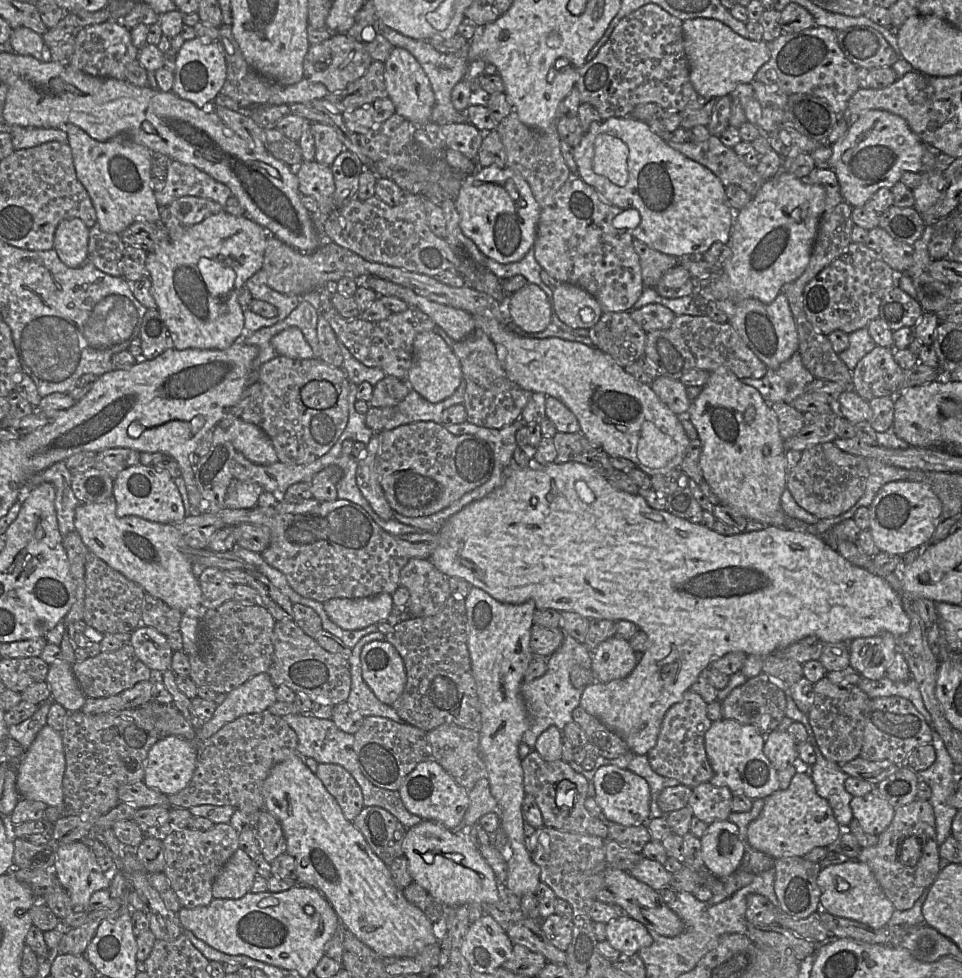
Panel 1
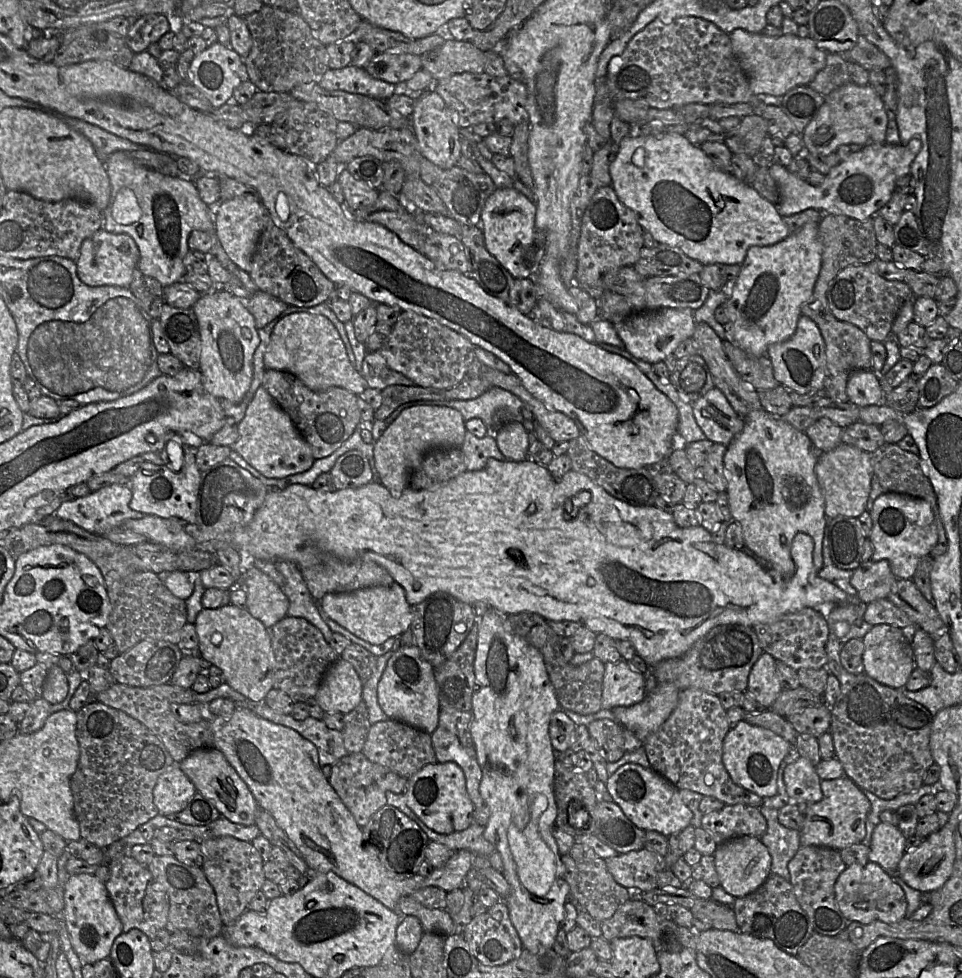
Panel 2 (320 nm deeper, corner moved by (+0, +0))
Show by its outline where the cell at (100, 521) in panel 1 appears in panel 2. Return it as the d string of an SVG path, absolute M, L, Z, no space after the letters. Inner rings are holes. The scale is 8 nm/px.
M112 484L90 492L87 496L63 502L56 511L56 517L71 521L92 534L104 536L112 529L121 527L126 520L141 519L145 516L130 508L131 498L132 491L129 486Z

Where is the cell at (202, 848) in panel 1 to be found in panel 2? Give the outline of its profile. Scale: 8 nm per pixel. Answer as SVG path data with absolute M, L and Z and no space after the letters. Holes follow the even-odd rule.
M232 836L206 839L200 842L203 855L203 870L213 887L222 922L225 926L233 924L247 909L266 880L263 871L264 860L251 842Z

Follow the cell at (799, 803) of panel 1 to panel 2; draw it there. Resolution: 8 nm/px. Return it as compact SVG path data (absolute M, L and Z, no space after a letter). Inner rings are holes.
M848 776L837 779L821 780L823 798L809 803L804 809L804 824L800 829L802 846L822 846L840 851L853 844L860 844L866 836L866 820L871 803L863 790Z

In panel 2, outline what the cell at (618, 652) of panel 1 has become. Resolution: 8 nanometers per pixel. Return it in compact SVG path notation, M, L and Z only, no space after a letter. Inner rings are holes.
M629 662L605 663L602 688L602 709L632 706L646 697L644 674L633 669Z

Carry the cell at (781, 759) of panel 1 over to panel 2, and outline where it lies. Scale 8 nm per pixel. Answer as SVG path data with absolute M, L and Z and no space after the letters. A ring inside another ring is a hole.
M800 756L788 764L783 771L783 776L787 793L793 799L789 804L814 803L823 798L821 779L815 766L807 758Z

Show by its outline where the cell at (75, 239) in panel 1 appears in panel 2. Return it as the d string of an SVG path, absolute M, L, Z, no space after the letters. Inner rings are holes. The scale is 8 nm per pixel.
M100 229L83 241L80 256L76 261L77 273L80 280L88 286L111 285L129 288L138 260L139 250L129 235Z

